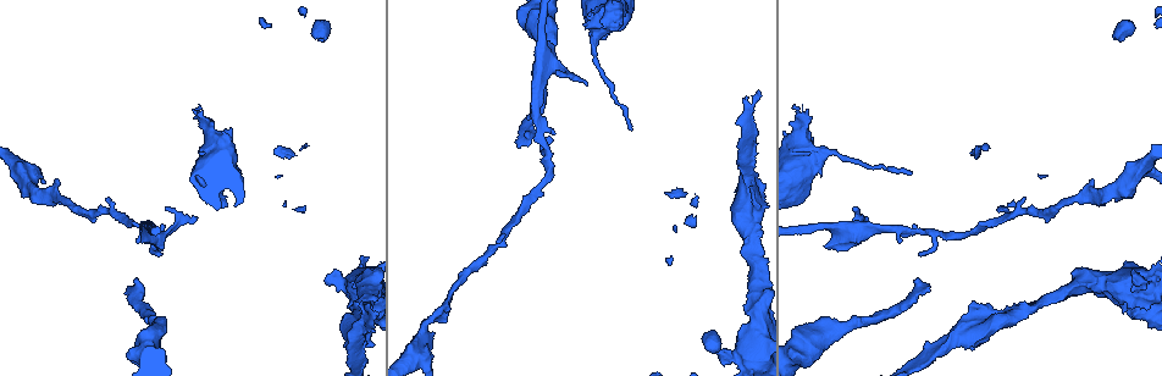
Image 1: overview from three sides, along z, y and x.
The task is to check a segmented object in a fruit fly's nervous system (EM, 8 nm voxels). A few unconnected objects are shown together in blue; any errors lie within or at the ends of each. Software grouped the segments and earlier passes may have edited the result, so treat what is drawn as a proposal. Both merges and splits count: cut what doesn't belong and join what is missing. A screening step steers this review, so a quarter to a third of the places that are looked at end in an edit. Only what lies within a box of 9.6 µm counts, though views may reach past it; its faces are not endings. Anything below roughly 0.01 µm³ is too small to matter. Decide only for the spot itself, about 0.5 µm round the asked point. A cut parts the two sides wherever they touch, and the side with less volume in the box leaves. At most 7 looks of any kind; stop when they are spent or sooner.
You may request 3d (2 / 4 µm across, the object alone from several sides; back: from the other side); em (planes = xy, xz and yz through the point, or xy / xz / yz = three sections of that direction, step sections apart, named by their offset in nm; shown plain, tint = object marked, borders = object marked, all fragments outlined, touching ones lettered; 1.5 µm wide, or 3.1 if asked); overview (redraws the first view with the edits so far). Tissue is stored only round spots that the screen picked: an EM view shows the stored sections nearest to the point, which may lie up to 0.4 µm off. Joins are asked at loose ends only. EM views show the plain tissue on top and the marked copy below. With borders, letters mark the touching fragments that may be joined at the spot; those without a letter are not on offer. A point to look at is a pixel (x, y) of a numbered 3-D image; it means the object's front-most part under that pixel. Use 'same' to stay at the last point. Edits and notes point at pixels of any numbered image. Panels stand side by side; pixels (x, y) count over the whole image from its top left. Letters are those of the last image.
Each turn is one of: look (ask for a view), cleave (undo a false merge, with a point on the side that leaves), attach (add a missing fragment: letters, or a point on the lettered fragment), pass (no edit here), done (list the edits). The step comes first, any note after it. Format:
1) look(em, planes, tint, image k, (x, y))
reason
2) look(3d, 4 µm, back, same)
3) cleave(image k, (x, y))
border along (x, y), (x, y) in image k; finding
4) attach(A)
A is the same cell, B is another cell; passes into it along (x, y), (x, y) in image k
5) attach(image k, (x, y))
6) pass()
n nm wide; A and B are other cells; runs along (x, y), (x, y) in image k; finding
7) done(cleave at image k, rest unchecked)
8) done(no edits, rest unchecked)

look(3d, 4 µm, back, image 1, (830, 328))
calibre changes

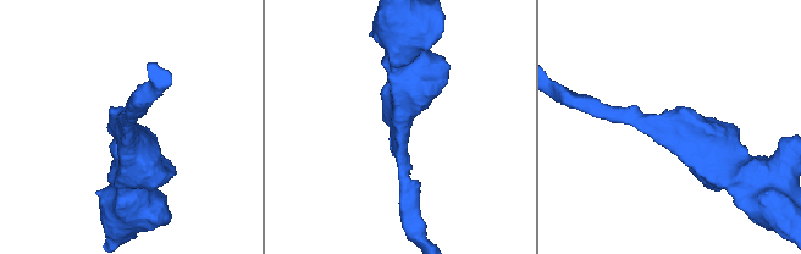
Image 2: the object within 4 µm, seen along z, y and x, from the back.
look(em, planes, tint, image 2, (676, 127))
arms of 200, 600 nm

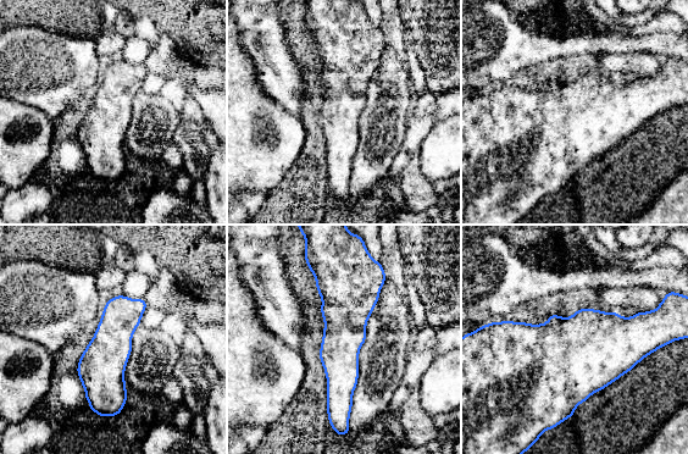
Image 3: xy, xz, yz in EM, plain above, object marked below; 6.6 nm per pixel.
look(em, planes, borders, same)

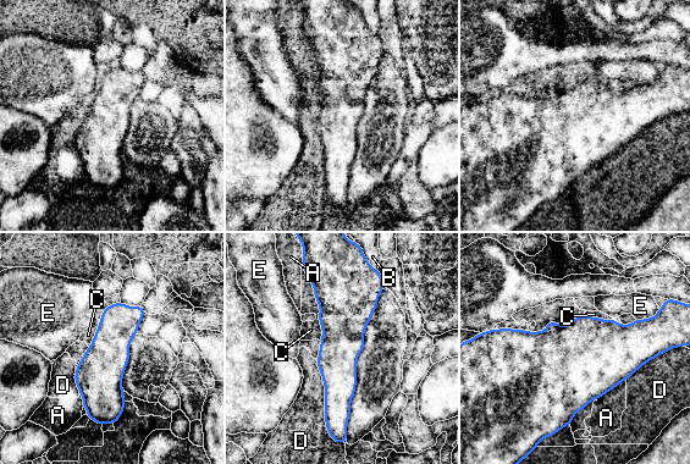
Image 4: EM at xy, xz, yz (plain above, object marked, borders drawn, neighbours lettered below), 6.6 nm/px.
pass()
D touches over 500 nm; A, B, C, D and E are other cells; runs along (336, 276), (338, 416), (343, 423) in image 4; one neuron here

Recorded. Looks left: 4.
look(em, xy, step 4, tint, image 1, (1133, 173))
sudden change in width

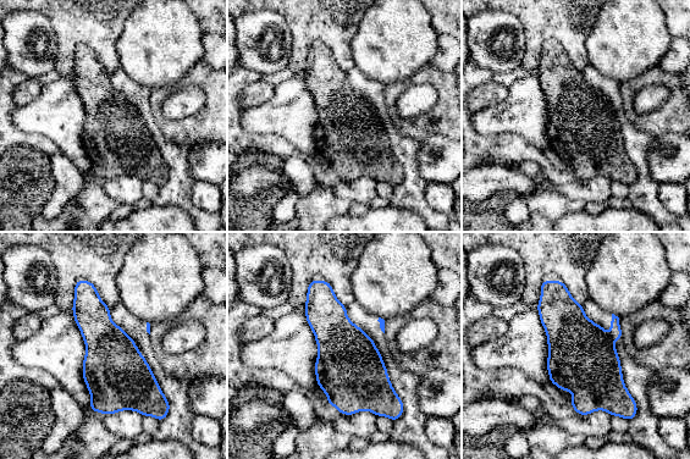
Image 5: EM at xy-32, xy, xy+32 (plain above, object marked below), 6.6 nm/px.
look(em, planes, borders, same)

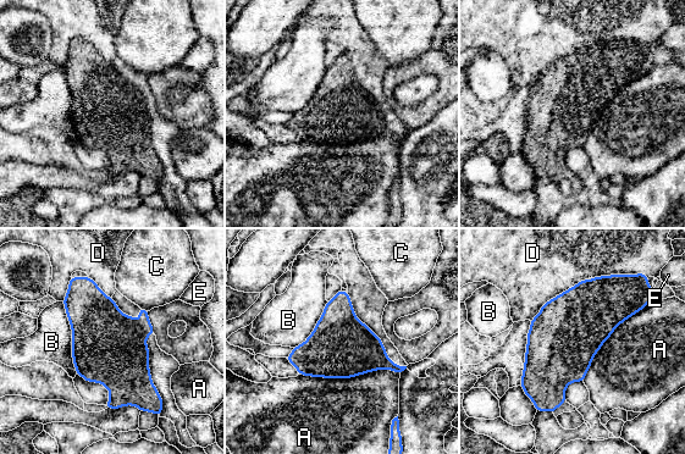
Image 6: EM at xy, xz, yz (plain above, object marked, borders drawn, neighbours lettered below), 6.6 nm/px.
pass()
A, B, C, D and E are other cells; border along (647, 276), (581, 280), (530, 320) in image 6; all the same neuron

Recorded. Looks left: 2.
look(em, planes, borders, image 1, (1133, 276))
an open end

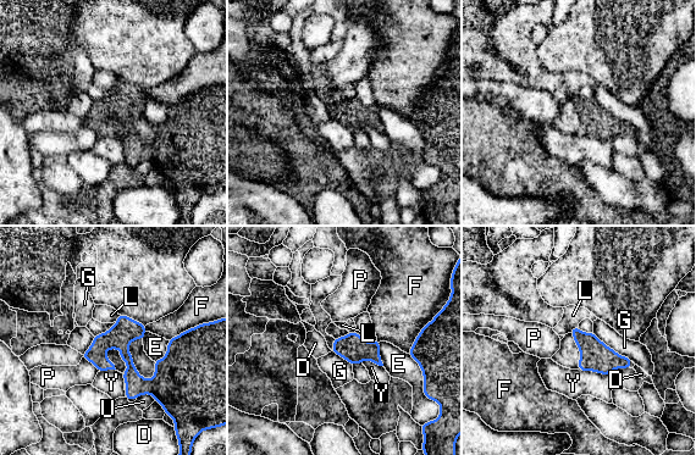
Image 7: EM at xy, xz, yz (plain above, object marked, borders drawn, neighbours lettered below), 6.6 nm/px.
pass()
160 nm wide; D, E, F, G, L, P, U and Y are other cells; border along (578, 369), (609, 375) in image 7; none of them fits

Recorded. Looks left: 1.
done(no edits, rest unchecked)

